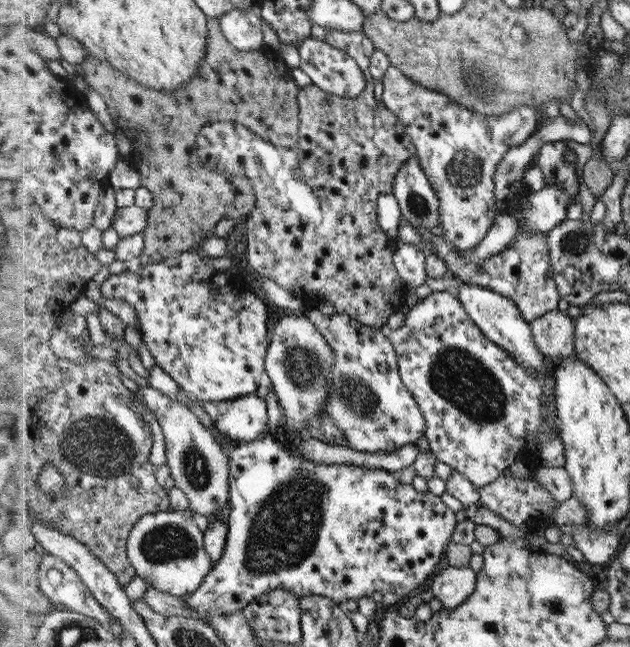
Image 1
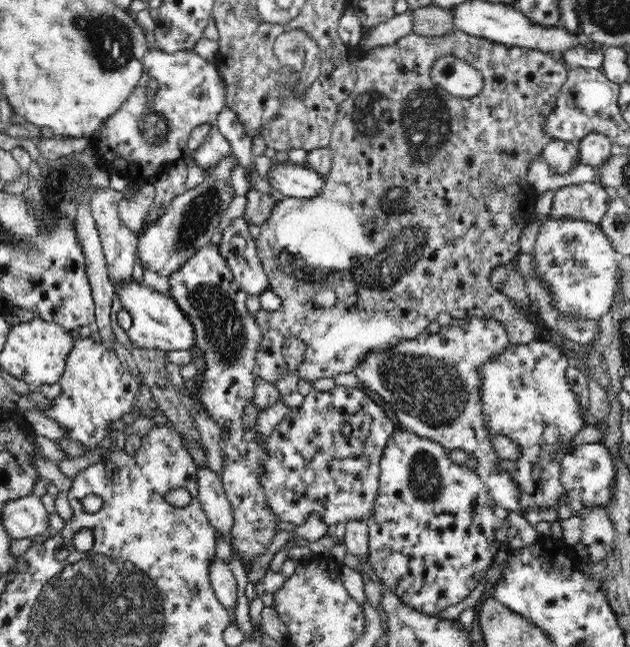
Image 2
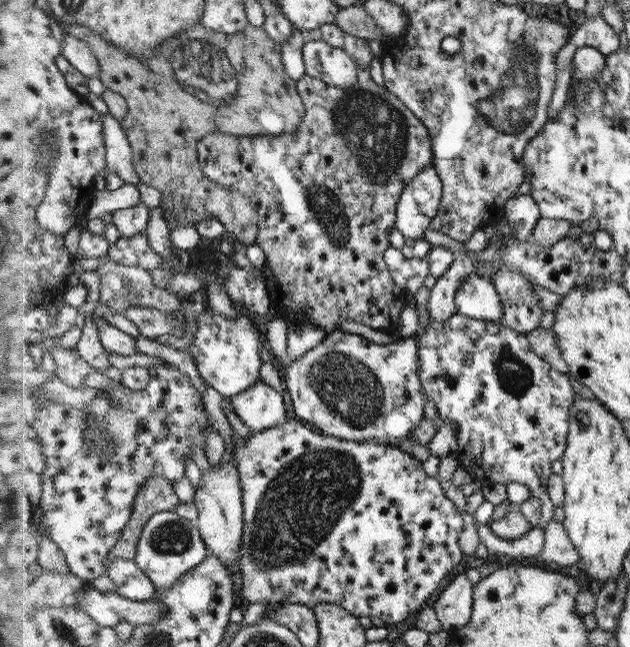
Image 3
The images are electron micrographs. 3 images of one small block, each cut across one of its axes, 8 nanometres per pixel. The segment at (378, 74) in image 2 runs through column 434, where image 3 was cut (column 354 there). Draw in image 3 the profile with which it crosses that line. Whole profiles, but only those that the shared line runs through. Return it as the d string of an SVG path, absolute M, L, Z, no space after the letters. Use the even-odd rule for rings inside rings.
M335 22L323 24L320 28L322 40L332 46L345 50L356 63L359 79L348 88L339 86L330 86L328 82L322 82L321 78L304 76L301 78L297 87L299 97L302 99L306 110L306 117L300 123L298 130L289 134L258 135L251 137L248 135L231 135L224 131L216 131L203 138L199 142L199 153L204 172L216 182L234 191L248 195L252 199L261 218L260 235L257 244L266 251L266 266L264 267L264 276L266 288L270 290L270 302L273 315L285 319L290 324L313 324L316 327L324 328L326 335L332 334L338 330L336 324L340 318L346 320L355 320L360 324L365 324L376 330L398 326L398 318L401 318L400 312L404 308L406 294L404 289L398 286L392 279L390 272L384 261L384 253L391 246L388 241L388 230L396 228L397 225L397 204L400 201L401 194L405 186L428 166L432 166L433 147L432 138L429 135L429 129L413 111L401 101L392 91L388 90L380 83L376 83L370 76L369 68L374 59L369 41L364 38L355 37L342 30Z

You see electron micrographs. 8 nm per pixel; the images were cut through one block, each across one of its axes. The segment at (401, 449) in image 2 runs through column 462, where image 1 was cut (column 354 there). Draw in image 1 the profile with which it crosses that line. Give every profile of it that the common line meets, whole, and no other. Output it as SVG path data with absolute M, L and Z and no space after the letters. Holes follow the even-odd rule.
M220 432L226 440L232 443L228 450L231 458L231 513L229 515L229 541L225 548L224 556L215 569L206 577L204 584L194 594L188 594L185 598L189 602L189 607L195 612L196 618L213 617L221 614L236 614L239 610L253 603L257 598L262 598L268 591L283 587L284 590L291 592L296 598L320 595L326 598L334 599L334 602L347 602L369 596L376 602L378 608L390 608L398 604L404 596L408 596L418 584L428 580L432 571L436 570L436 564L442 560L440 554L449 545L448 540L452 536L452 530L456 526L454 511L442 501L440 496L430 493L418 493L414 486L404 484L398 478L396 473L388 470L364 467L360 465L348 464L318 464L312 462L309 458L303 458L297 454L295 449L288 449L278 439L270 434L265 434L258 440L244 442L229 438L227 434Z

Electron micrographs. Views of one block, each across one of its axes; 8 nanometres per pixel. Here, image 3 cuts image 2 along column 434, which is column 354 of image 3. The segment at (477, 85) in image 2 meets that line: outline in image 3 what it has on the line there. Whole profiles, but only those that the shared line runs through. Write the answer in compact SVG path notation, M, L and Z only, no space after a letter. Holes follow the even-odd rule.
M307 39L302 52L308 77L321 78L322 82L340 88L348 88L359 79L354 59L345 50L322 39Z

